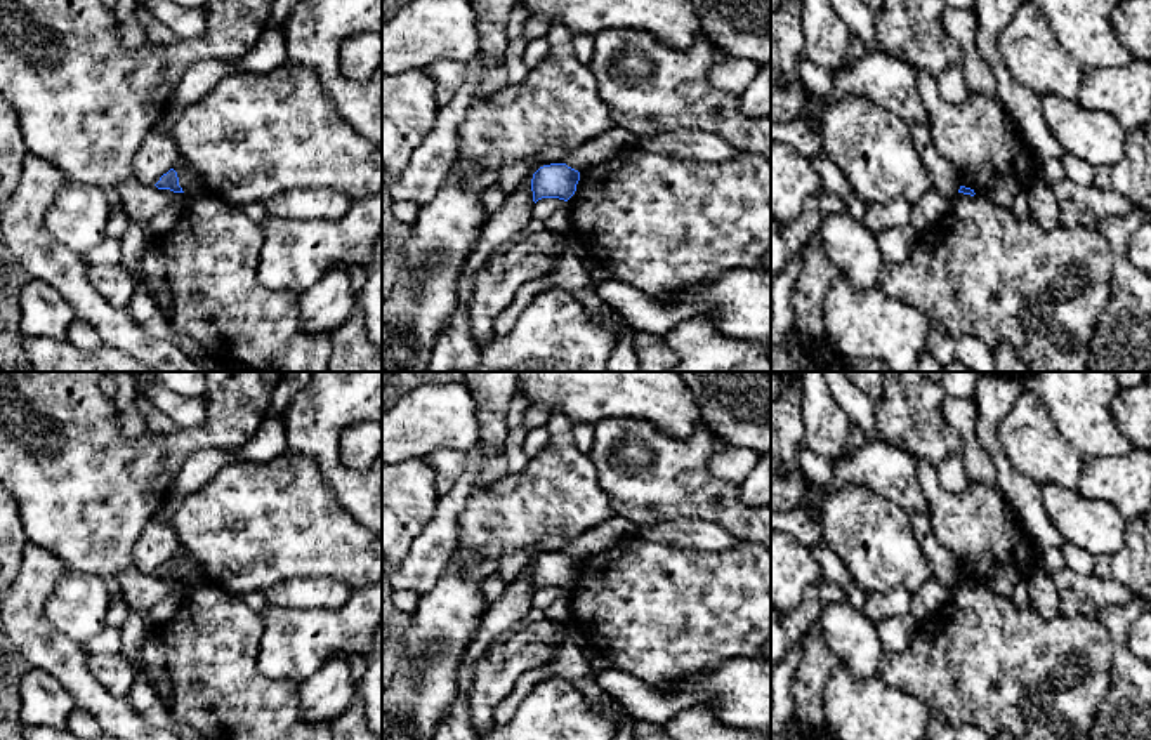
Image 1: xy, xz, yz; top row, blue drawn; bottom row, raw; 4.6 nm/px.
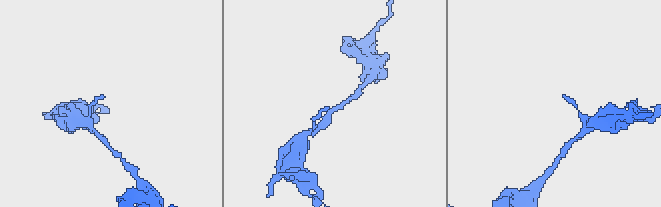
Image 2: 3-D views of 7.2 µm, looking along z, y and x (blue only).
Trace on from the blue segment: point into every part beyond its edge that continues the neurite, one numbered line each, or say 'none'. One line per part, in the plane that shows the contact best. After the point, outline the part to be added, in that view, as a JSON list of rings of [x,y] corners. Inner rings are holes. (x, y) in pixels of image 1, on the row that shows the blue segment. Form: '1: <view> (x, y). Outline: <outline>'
none

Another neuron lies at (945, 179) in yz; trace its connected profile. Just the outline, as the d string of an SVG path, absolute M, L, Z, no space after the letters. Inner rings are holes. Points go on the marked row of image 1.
M915 123L910 130L917 153L932 181L932 188L939 195L953 200L962 186L957 168L950 160L937 153L927 127Z

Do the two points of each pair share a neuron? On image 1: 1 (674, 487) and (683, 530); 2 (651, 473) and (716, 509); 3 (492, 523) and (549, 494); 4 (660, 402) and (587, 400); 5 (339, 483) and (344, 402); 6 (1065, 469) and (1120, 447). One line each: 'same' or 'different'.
1: different
2: same
3: same
4: same
5: same
6: different

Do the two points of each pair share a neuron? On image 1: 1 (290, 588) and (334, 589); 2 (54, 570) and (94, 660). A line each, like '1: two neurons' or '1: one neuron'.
1: one neuron
2: two neurons

